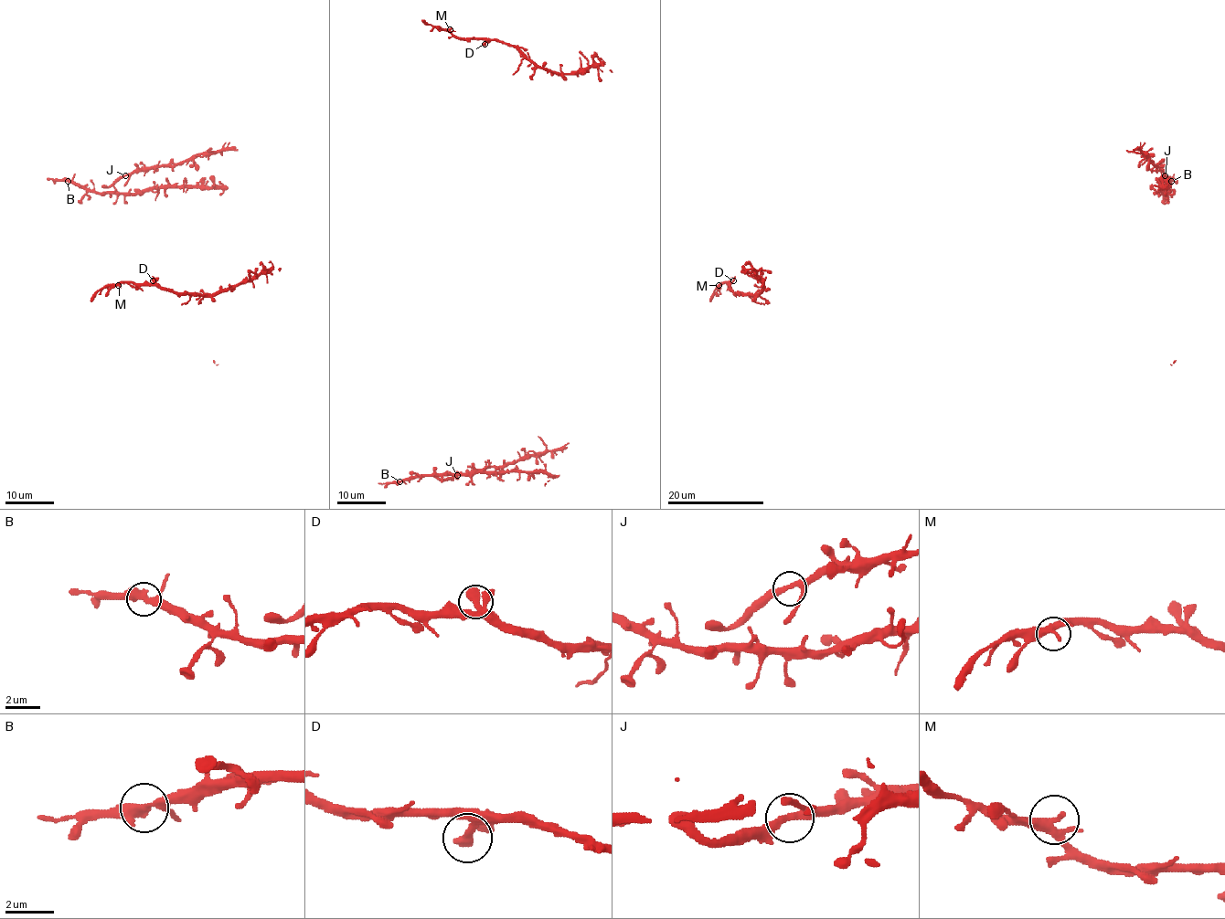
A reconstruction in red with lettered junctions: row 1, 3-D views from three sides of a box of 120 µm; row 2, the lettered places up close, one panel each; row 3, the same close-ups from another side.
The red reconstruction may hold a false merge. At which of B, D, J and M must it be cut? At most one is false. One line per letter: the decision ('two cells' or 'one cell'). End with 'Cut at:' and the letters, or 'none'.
B: one cell
D: one cell
J: one cell
M: one cell
Cut at: none

